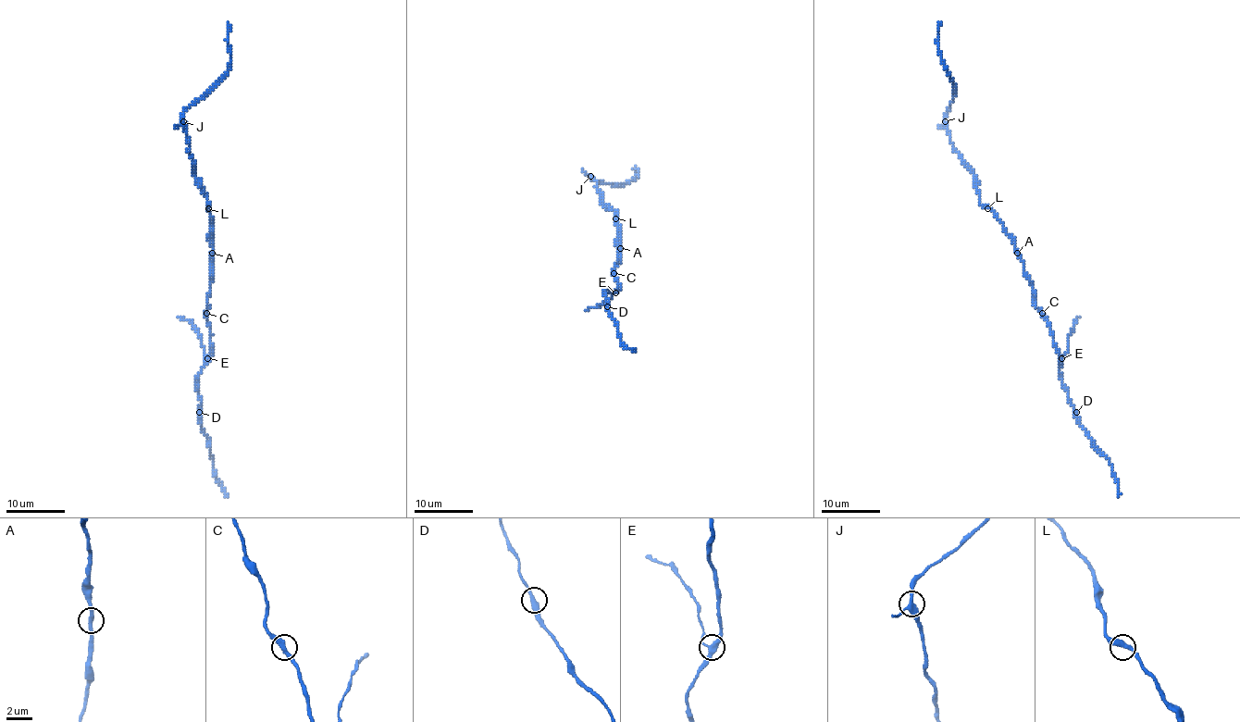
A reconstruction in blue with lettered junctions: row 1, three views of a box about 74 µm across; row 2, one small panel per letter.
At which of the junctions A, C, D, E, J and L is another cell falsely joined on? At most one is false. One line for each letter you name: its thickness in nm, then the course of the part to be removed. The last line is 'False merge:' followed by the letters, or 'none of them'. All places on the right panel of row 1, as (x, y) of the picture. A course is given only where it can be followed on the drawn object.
E: 300 nm thick; foreign part runs (1061, 357), (1070, 332), (1081, 317)
False merge: E

